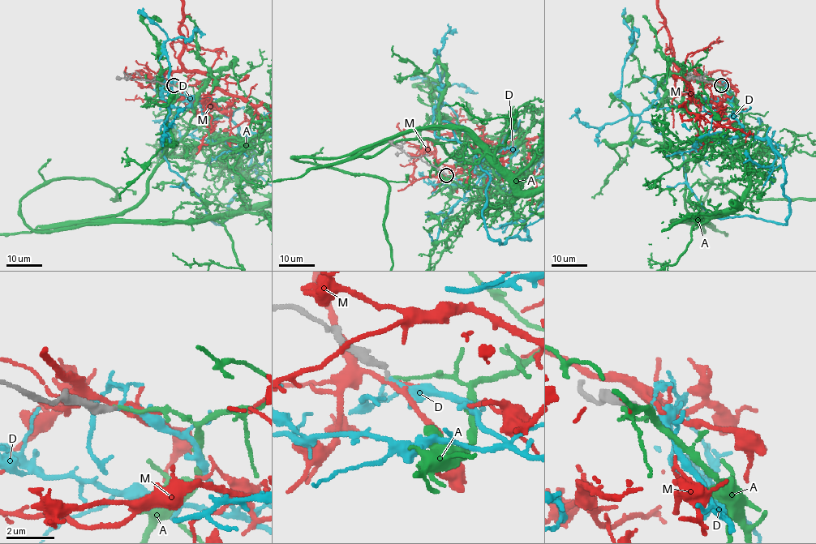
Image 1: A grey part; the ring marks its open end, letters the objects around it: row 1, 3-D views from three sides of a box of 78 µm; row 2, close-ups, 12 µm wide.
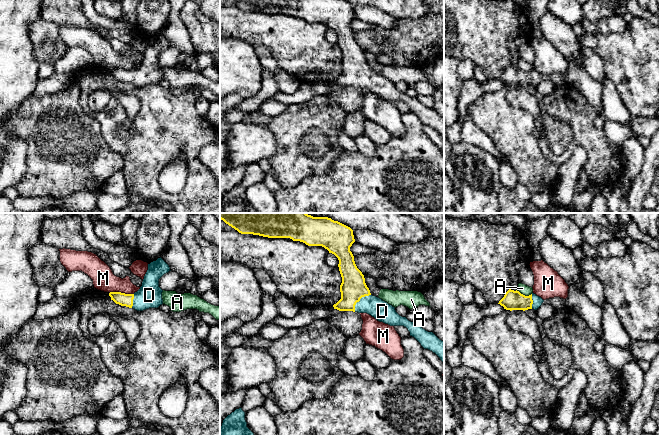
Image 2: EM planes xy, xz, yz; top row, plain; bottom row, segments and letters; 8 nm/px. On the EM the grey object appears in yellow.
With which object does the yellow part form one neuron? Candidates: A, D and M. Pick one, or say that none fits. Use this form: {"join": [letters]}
{"join": ["D"]}

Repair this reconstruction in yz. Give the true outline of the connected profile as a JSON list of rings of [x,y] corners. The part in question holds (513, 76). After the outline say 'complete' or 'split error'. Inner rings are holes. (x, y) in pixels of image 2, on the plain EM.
[[[509,65],[504,73],[499,77],[498,80],[504,83],[506,86],[528,86],[534,85],[537,86],[544,76],[532,69],[529,72],[521,70],[519,67],[514,67]]]; split error

